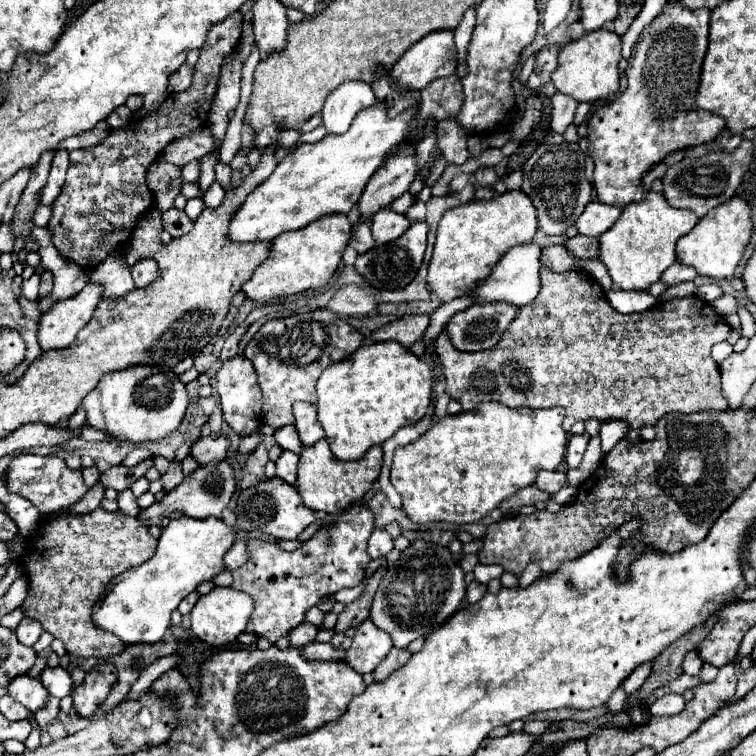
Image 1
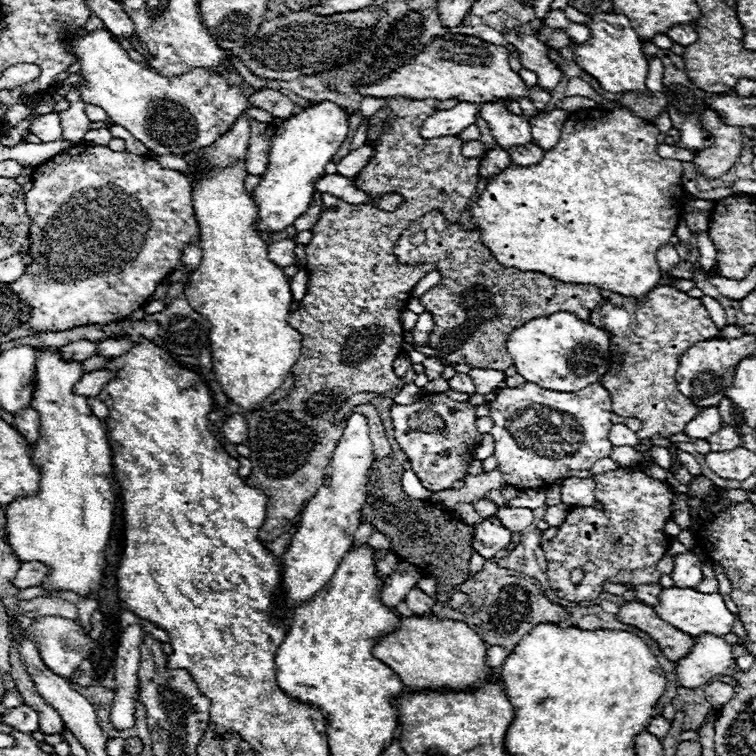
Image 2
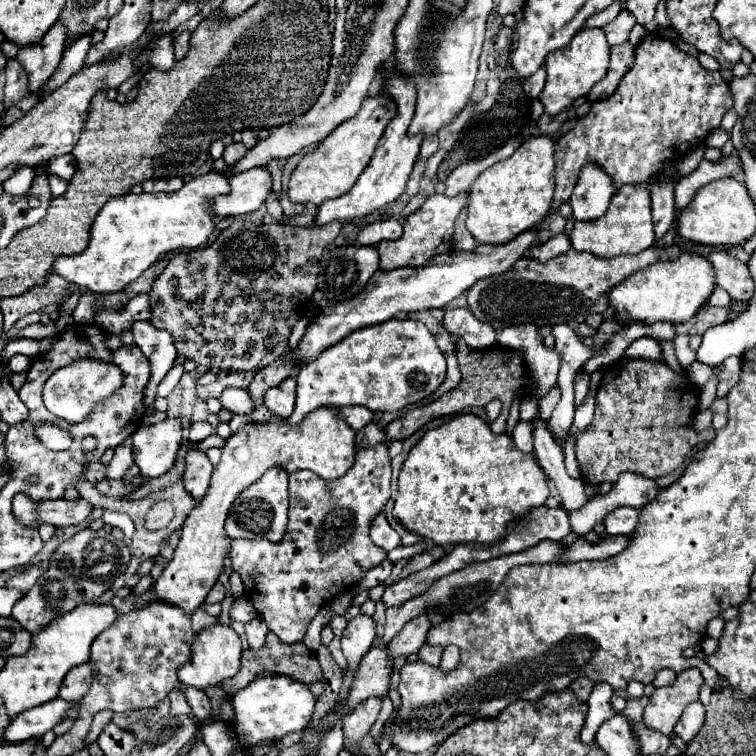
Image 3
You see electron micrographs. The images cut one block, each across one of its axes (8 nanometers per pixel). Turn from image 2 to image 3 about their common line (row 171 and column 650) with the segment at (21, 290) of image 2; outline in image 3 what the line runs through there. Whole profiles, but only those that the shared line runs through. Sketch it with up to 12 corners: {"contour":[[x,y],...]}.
{"contour":[[648,34],[616,92],[556,142],[552,210],[586,162],[644,184],[732,96]]}

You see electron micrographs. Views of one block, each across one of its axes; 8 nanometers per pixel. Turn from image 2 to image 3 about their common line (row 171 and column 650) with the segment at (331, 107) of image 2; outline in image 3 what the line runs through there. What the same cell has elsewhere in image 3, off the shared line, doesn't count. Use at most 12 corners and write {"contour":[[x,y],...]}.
{"contour":[[684,252],[612,288],[614,318],[682,324],[706,304],[712,264]]}

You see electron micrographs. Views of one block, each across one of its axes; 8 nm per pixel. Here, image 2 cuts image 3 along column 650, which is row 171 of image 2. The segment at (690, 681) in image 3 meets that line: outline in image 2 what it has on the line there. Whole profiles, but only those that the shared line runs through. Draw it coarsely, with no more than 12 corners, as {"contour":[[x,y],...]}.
{"contour":[[706,110],[712,146],[694,156],[696,172],[720,178],[738,160],[742,128]]}

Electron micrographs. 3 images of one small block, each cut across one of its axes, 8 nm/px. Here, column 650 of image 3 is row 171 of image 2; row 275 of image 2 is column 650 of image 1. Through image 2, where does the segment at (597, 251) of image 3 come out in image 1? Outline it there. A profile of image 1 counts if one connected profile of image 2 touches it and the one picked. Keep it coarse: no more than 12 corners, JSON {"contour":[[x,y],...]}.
{"contour":[[648,192],[598,238],[622,290],[676,262],[698,216]]}

